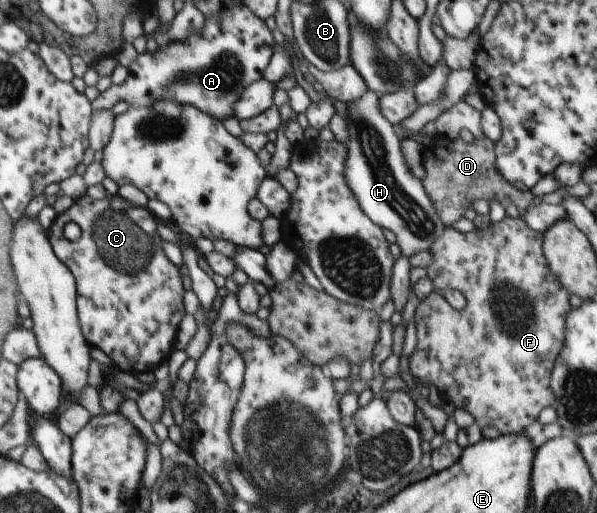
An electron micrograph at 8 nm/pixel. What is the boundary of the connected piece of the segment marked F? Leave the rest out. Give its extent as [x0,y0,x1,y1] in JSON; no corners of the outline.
[409,217,571,435]

